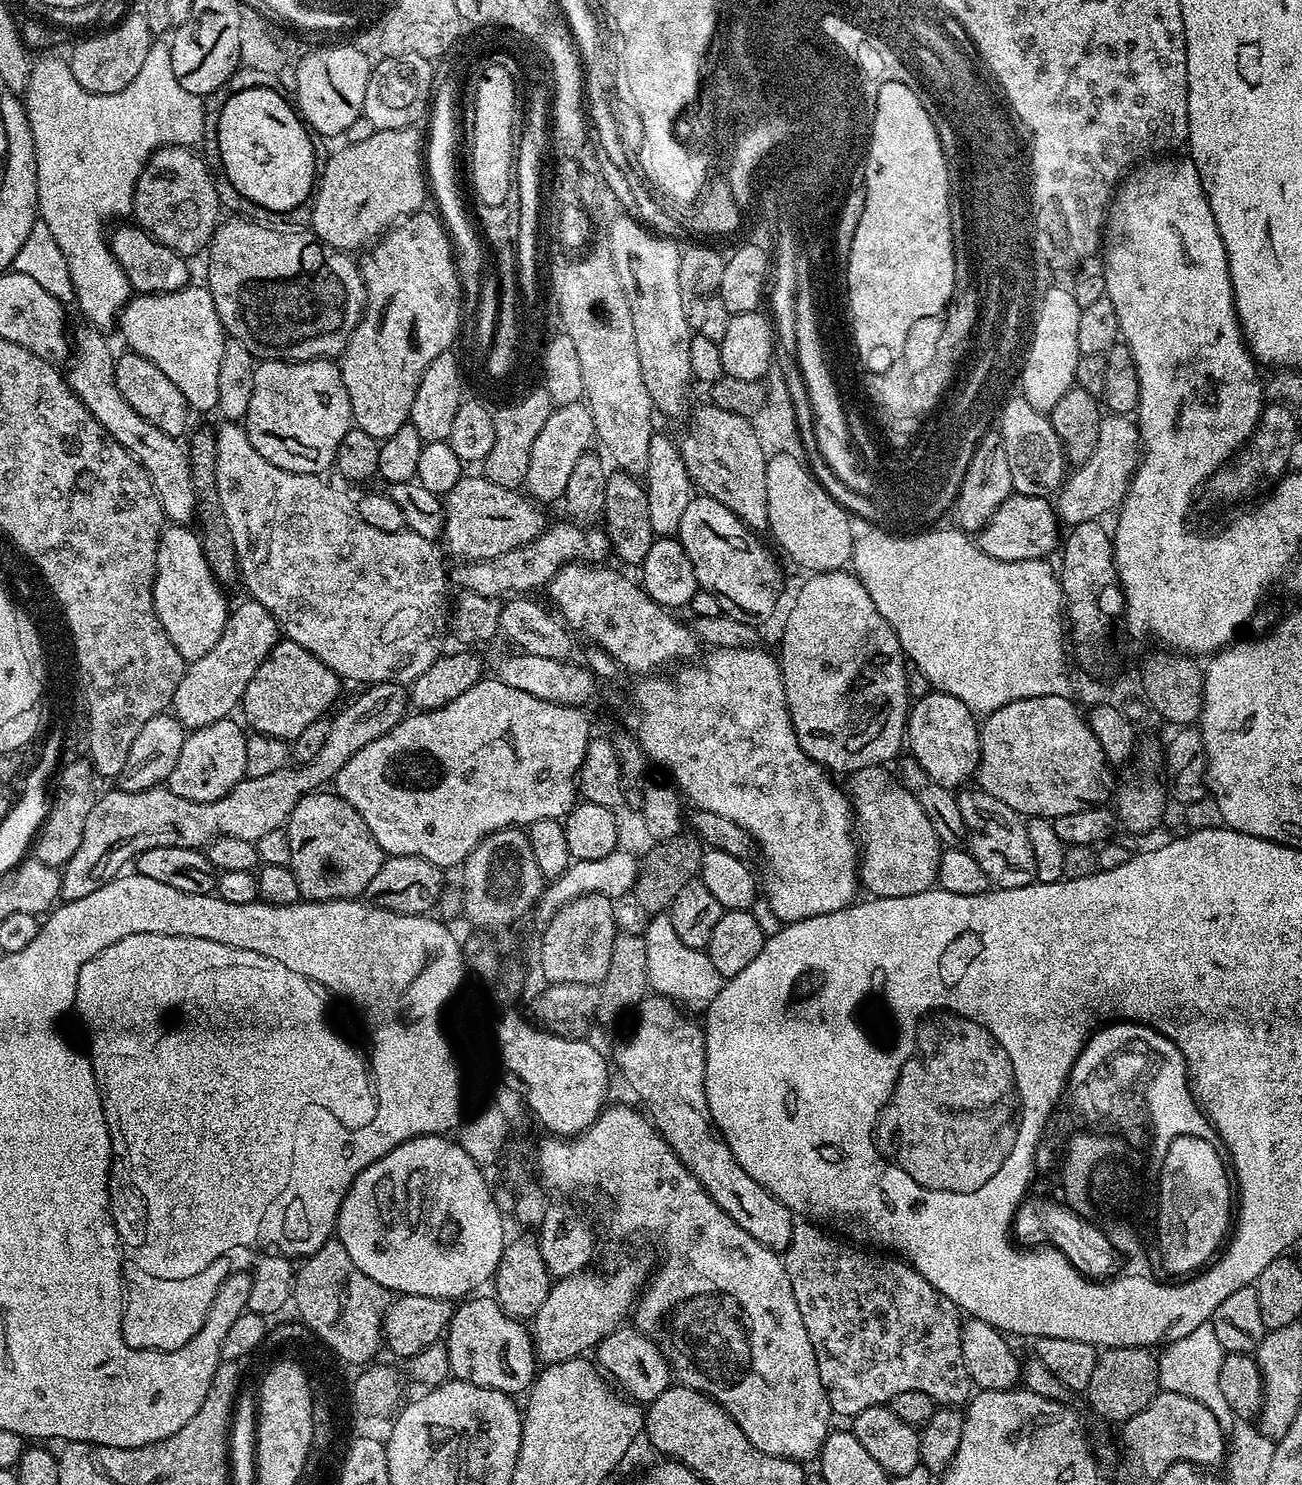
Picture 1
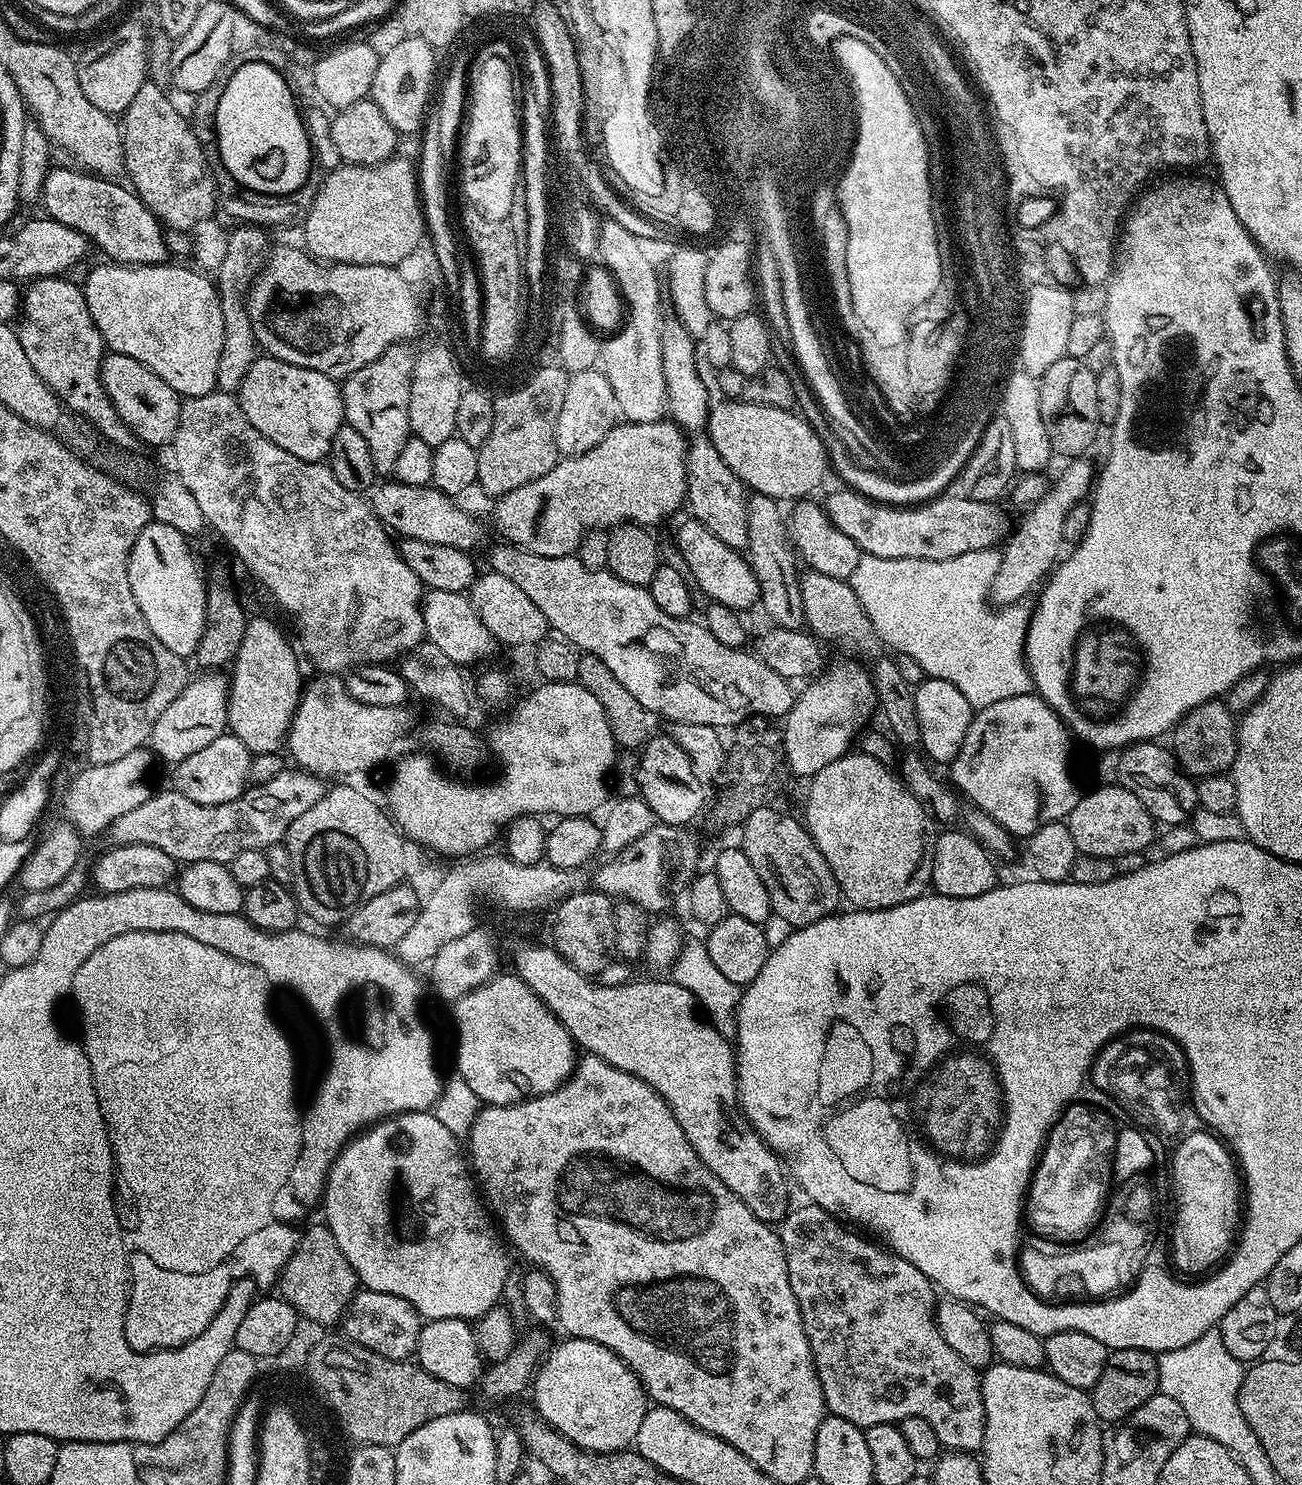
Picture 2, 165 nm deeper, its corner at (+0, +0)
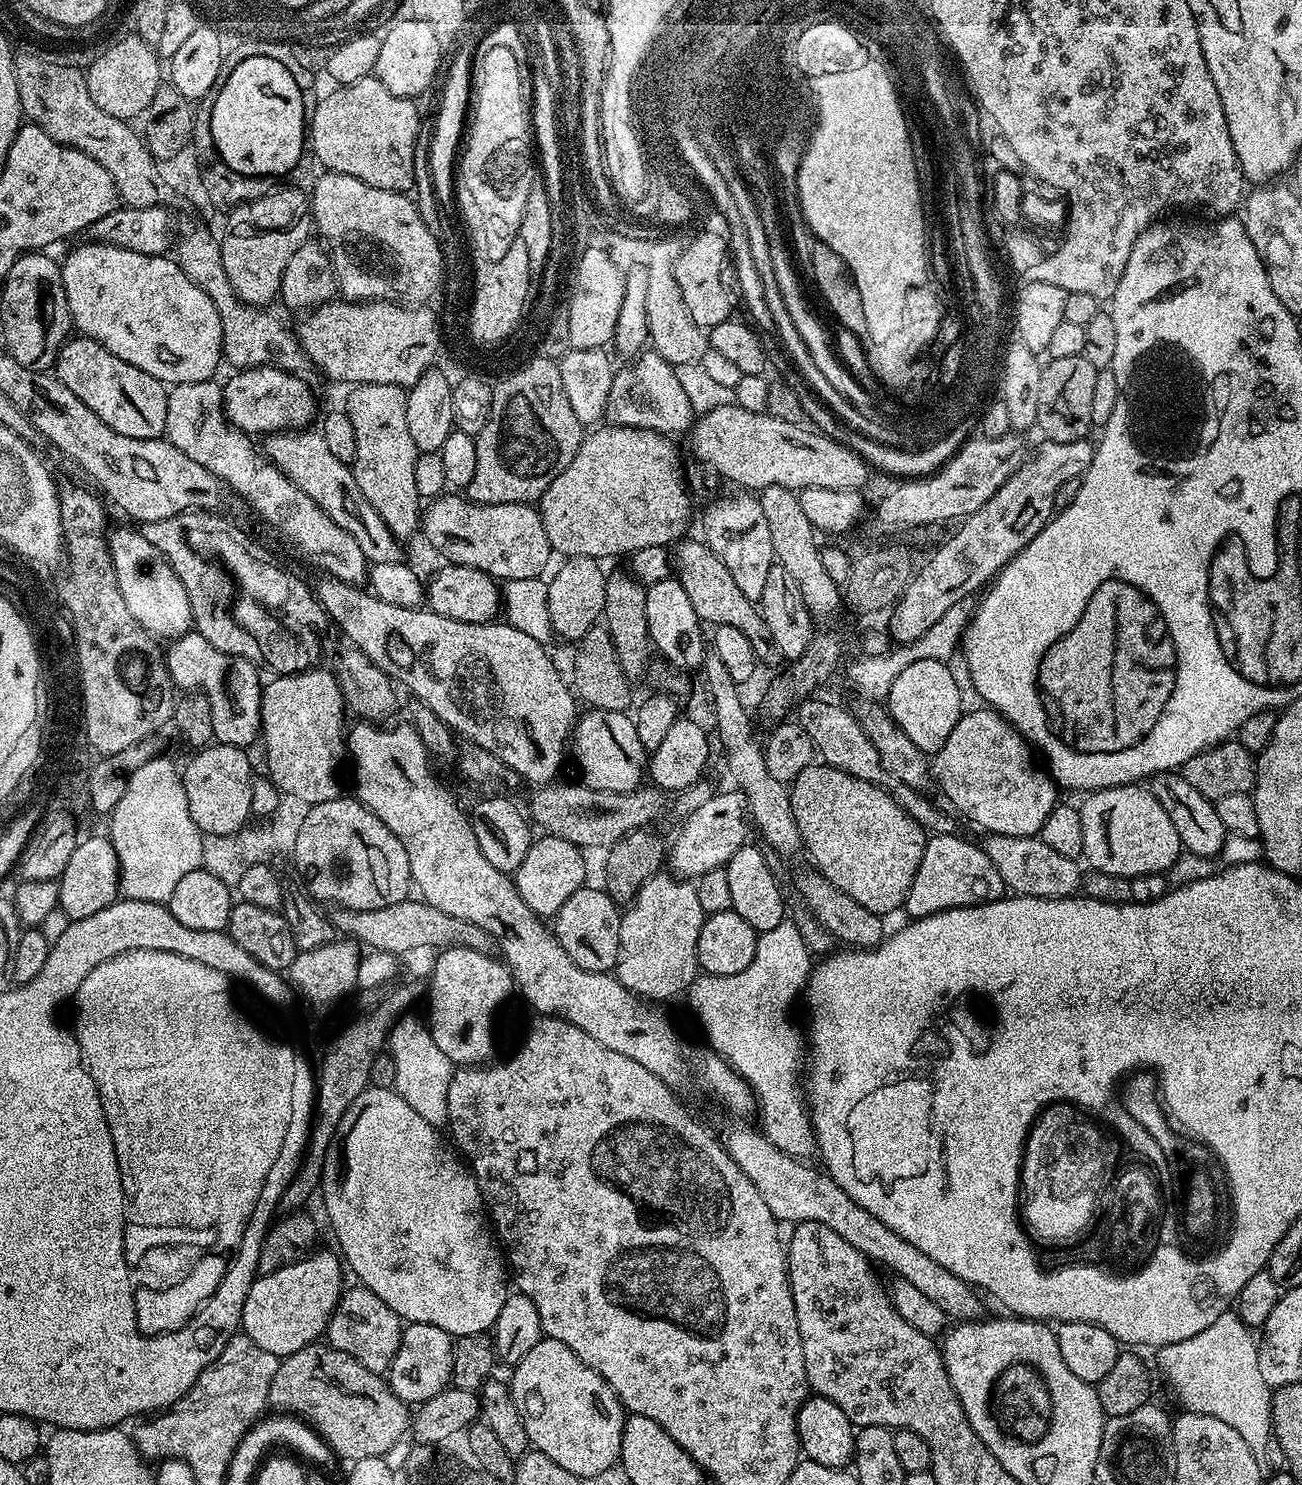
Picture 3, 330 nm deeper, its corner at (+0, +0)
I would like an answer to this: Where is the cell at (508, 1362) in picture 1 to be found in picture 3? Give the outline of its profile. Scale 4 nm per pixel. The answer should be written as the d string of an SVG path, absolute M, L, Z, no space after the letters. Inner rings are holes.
M408 1324L398 1346L398 1354L394 1354L394 1362L386 1373L392 1393L409 1406L419 1406L434 1398L434 1394L443 1388L449 1387L454 1366L453 1343L454 1338L449 1332L438 1330L438 1326Z

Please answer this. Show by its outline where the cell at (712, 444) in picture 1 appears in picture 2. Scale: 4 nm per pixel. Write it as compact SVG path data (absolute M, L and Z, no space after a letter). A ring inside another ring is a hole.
M752 494L748 497L748 547L746 559L752 567L754 578L760 591L759 607L764 607L771 623L786 630L800 630L805 627L800 589L801 569L798 565L798 553L793 545L786 516L780 513L781 505L769 496Z

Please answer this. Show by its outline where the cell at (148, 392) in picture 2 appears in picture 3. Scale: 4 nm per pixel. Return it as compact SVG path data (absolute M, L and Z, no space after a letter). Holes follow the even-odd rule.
M81 335L65 340L56 356L54 375L74 393L74 398L82 398L110 430L143 440L159 440L165 435L169 389L158 378L146 374L146 370L138 370L138 366L122 362L118 354L110 354L98 341Z

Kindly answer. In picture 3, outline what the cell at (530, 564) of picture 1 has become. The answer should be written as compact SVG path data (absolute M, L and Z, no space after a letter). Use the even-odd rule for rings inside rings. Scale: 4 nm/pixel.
M318 430L274 432L265 440L268 441L262 444L264 455L278 470L282 470L282 474L286 474L286 478L290 478L292 484L297 484L331 520L338 522L338 526L342 526L342 530L346 530L346 534L350 534L350 538L354 538L358 546L362 546L362 554L369 562L401 563L401 541L388 529L386 522L382 522L378 510L374 510L374 506L366 502L366 494L358 490L358 482L351 467L334 458L334 453L326 447L326 438L322 433Z

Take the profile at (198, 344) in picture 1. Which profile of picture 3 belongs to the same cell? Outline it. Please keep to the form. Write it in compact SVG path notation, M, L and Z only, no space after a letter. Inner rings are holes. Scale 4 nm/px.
M83 243L62 260L60 270L75 331L106 346L122 362L146 370L166 386L213 379L224 355L222 322L214 302L180 269L179 263L167 255L147 256L109 244Z

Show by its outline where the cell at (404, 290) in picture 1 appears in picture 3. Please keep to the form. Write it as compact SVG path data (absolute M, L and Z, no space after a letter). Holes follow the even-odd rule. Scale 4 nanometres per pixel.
M358 384L351 389L346 411L350 422L354 425L354 434L358 438L358 450L350 465L354 478L358 482L358 490L366 494L366 502L378 510L382 522L398 538L417 535L422 524L422 497L418 494L418 486L414 482L414 462L418 455L414 446L414 438L410 438L410 429L406 426L407 391L397 384Z

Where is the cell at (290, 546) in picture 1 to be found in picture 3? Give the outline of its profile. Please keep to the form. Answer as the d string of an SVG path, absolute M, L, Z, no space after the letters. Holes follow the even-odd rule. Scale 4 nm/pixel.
M213 378L211 380L203 380L202 382L186 382L185 384L171 385L168 393L168 401L166 402L166 439L174 446L178 446L178 450L182 450L182 454L194 458L194 462L198 462L198 466L206 466L206 470L213 472L213 474L216 475L225 486L231 489L231 491L233 488L233 490L236 491L254 511L256 511L258 519L265 520L265 522L268 523L282 539L289 540L289 542L296 547L297 554L300 555L306 563L313 564L316 568L321 568L321 573L330 575L336 580L345 580L347 584L354 584L357 586L363 585L366 580L366 569L369 567L370 562L362 554L362 546L358 546L358 542L354 542L354 538L350 538L350 534L346 534L346 530L342 530L342 526L338 526L338 522L331 520L330 517L328 517L328 515L326 515L326 513L321 510L297 484L292 484L290 478L286 478L286 474L282 474L282 470L278 470L257 445L255 448L255 446L252 445L253 437L249 435L249 433L240 432L237 428L232 427L232 425L228 423L228 419L224 416L224 390L221 381L218 381L219 379Z

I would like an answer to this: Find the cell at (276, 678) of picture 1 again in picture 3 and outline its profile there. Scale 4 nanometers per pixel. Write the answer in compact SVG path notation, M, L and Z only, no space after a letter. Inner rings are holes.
M195 630L185 636L175 637L166 648L168 673L173 685L180 690L199 690L210 702L210 718L214 722L214 740L218 744L229 744L247 749L248 744L257 743L261 735L260 693L261 673L255 664L244 657L230 656L212 648L206 638Z

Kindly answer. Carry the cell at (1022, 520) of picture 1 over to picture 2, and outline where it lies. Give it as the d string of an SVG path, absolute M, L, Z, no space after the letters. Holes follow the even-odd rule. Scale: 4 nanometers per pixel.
M849 487L838 488L822 500L822 507L829 522L838 526L838 530L858 545L865 556L923 560L958 558L958 554L996 548L1010 532L1008 516L996 502L978 502L963 494L941 494L927 503L896 507L872 501Z

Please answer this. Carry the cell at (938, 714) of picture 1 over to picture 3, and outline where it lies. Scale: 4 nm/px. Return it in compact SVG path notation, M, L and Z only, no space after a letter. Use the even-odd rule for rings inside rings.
M943 660L913 662L898 678L894 678L886 697L886 711L892 721L925 754L934 754L941 748L946 738L950 738L950 730L958 726L962 715L960 684L948 667Z

